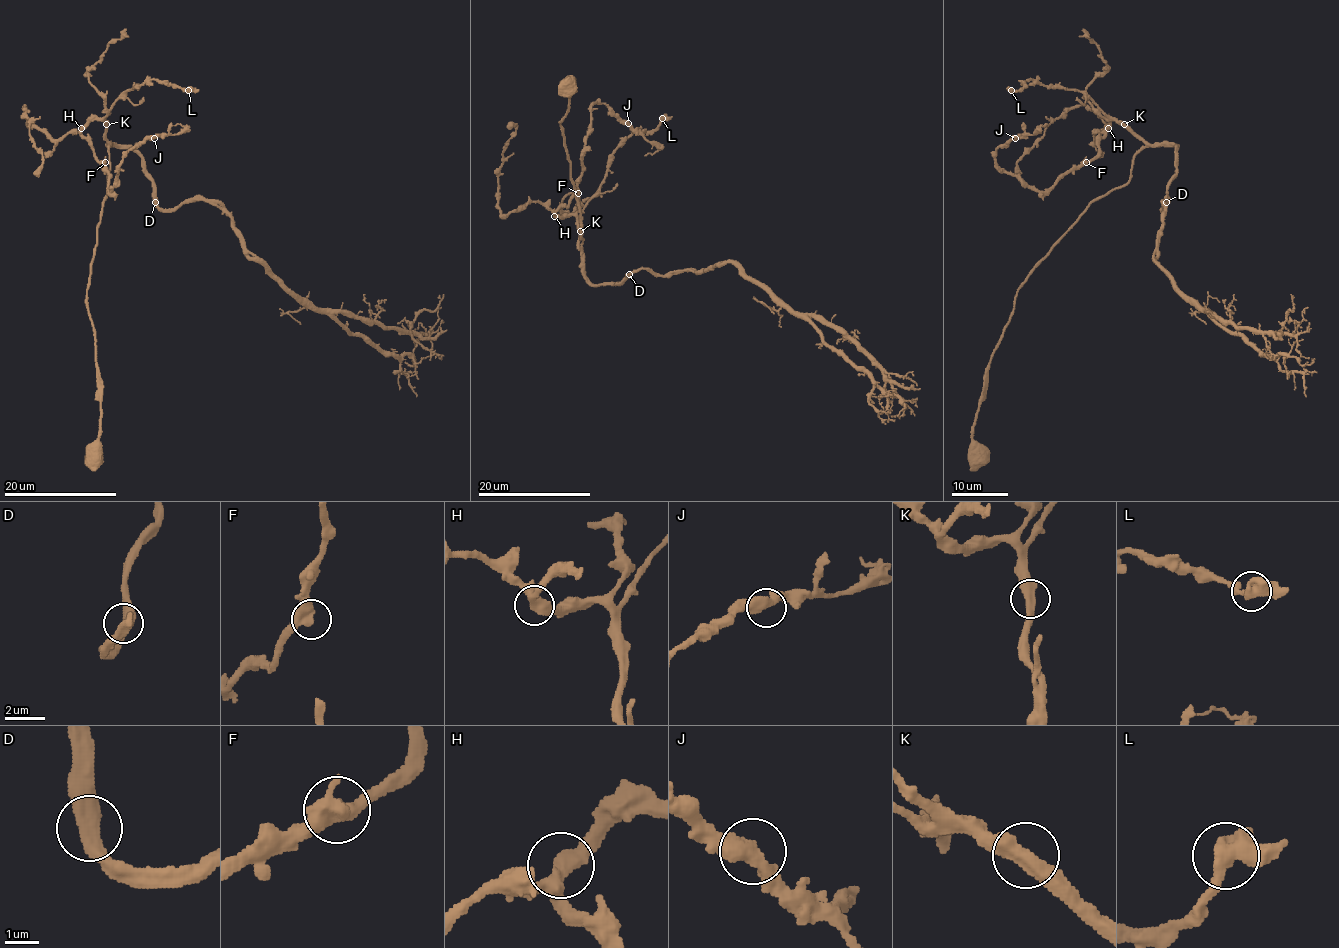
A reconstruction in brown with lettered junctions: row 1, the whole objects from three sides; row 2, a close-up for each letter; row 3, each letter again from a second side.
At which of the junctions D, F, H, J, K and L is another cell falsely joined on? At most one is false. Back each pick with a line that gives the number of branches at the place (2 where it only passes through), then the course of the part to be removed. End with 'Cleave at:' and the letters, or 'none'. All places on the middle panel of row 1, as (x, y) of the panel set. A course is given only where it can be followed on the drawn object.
Cleave at: none

